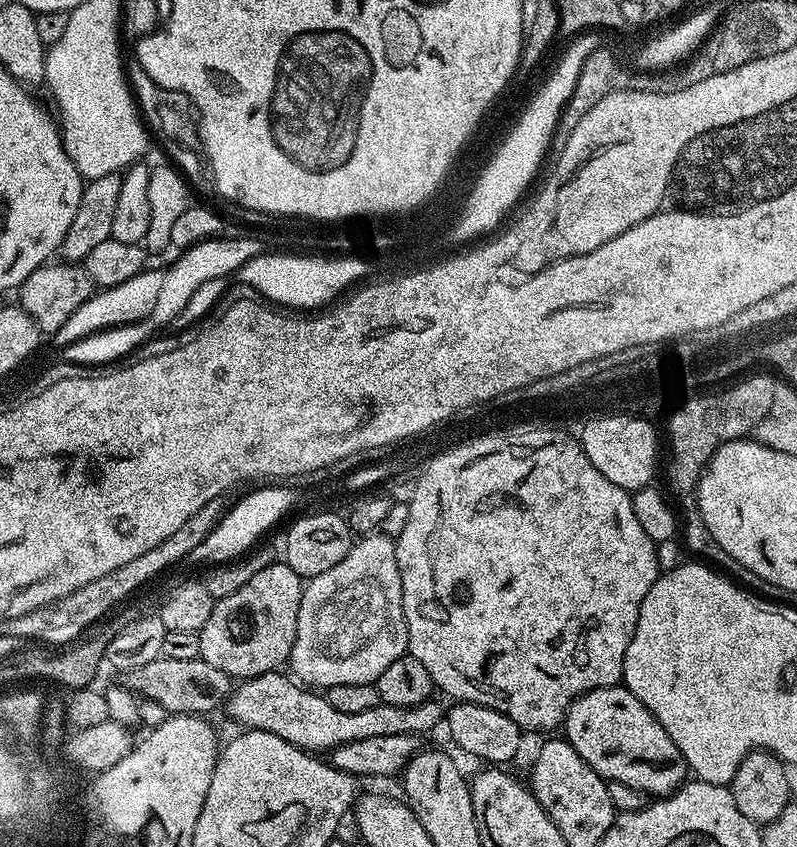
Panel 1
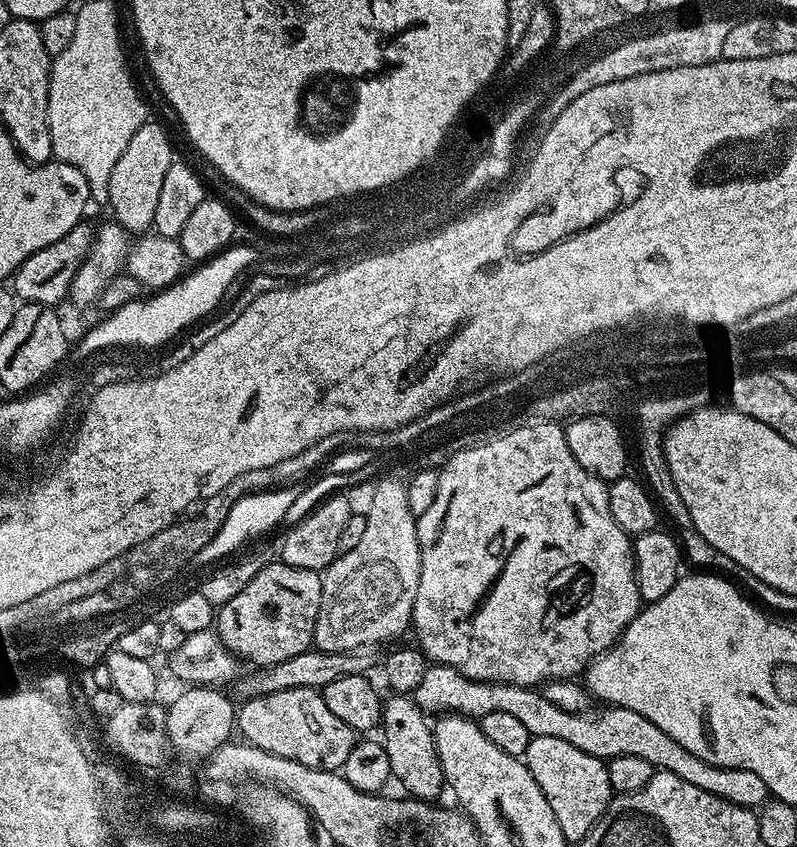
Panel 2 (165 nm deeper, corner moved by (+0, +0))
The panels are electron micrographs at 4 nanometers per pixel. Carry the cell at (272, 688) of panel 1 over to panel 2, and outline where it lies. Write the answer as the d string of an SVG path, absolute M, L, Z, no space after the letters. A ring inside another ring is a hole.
M429 663L426 678L422 678L422 683L410 693L410 697L425 714L431 714L431 712L455 714L477 722L486 714L511 714L522 721L522 726L526 726L531 736L562 738L562 742L570 742L570 746L582 750L582 754L590 754L605 762L622 754L643 758L644 761L650 762L652 769L678 774L682 782L690 782L690 786L698 786L698 790L706 790L706 794L714 794L734 806L756 810L770 800L766 782L762 782L758 774L753 774L750 770L734 770L714 766L710 762L702 762L702 758L690 754L686 746L674 742L670 734L658 730L658 726L650 722L650 718L642 718L638 710L626 710L615 706L601 707L600 712L589 710L582 713L562 710L562 706L554 706L554 702L550 702L550 698L546 698L543 691L536 688L475 680L450 666L433 663Z

